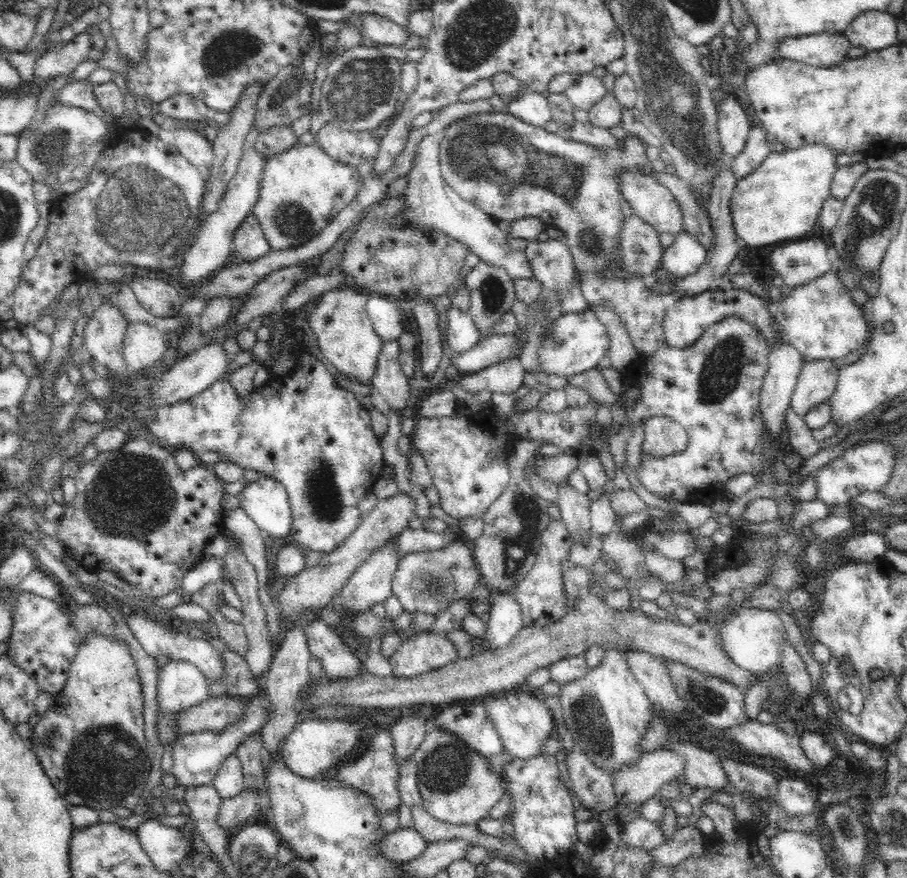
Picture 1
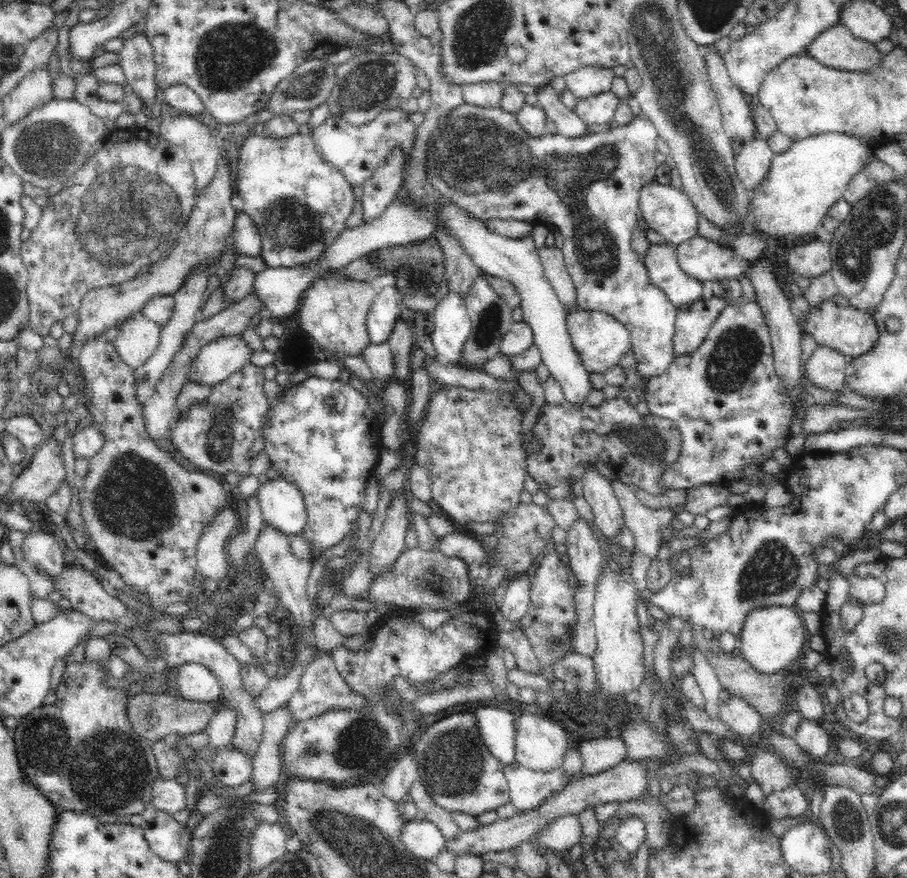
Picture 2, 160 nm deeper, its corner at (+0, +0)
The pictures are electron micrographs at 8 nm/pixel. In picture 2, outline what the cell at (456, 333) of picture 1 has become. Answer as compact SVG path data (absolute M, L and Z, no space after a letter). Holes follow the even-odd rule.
M445 290L437 300L433 318L430 337L437 358L442 364L455 364L471 326L463 296Z

